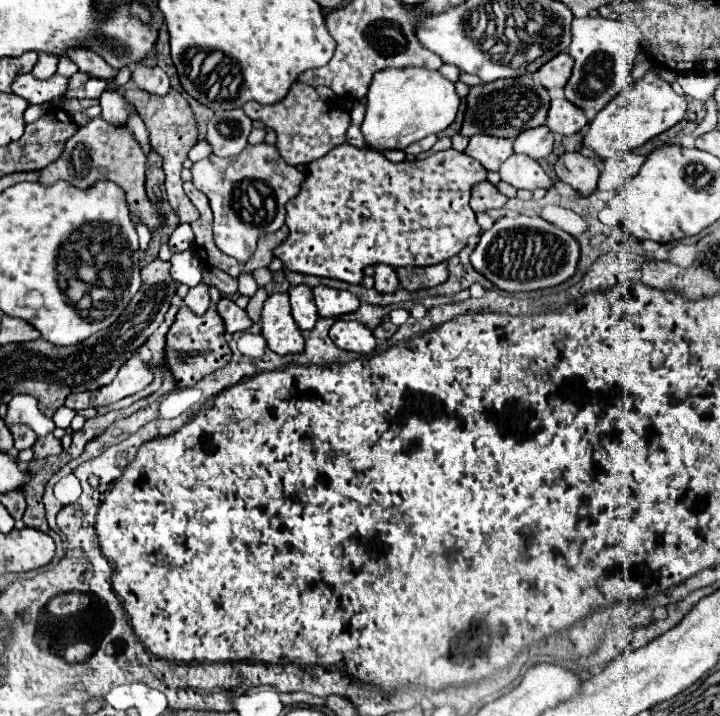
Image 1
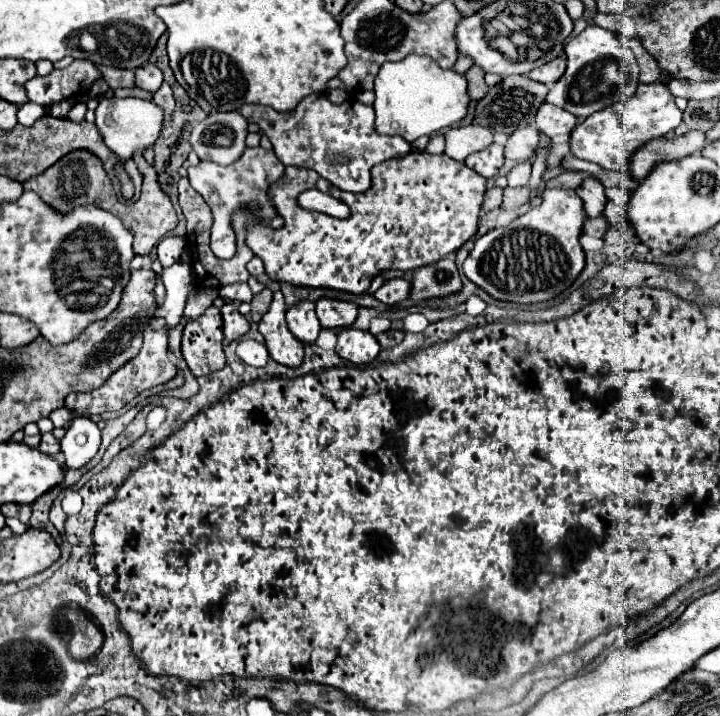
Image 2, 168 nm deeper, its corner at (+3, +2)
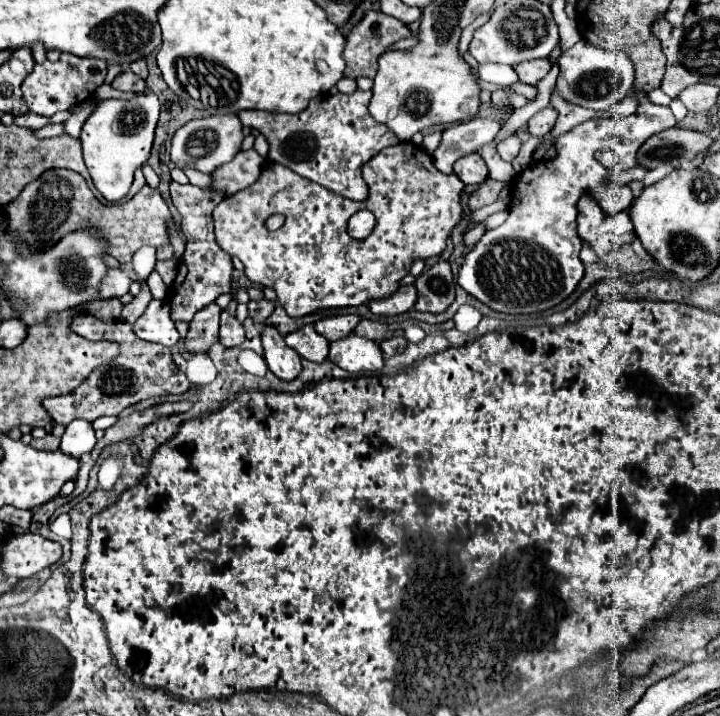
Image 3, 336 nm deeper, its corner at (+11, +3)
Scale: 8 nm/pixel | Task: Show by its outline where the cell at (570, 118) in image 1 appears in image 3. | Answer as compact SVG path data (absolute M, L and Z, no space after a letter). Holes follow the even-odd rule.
M545 107L529 119L529 133L543 137L555 127L555 121L557 121L557 111L553 107Z

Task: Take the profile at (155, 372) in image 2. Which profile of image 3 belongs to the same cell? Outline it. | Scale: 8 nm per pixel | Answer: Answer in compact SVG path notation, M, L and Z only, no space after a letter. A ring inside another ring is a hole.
M77 313L71 321L71 329L90 341L109 340L119 343L121 351L109 363L91 371L91 375L69 395L43 399L43 407L55 423L67 425L73 419L95 421L103 415L119 415L129 405L135 405L143 399L161 397L161 395L181 395L193 387L185 373L181 373L171 357L171 349L161 343L149 343L139 339L129 323L123 321L103 321L95 319L89 313Z

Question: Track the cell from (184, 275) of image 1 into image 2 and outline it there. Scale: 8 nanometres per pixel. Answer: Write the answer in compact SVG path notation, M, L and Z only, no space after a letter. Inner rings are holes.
M175 262L173 266L163 268L161 282L167 288L167 296L165 296L165 302L159 306L159 310L155 312L155 316L165 318L167 328L175 326L179 322L179 318L183 316L185 298L195 288L193 276L195 276L195 272L193 272L191 262Z

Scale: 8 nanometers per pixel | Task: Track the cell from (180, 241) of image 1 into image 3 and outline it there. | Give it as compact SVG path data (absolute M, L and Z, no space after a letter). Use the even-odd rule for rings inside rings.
M153 273L147 283L149 283L151 295L153 295L155 299L165 299L165 297L167 297L167 285L161 281L161 277L159 277L157 273Z

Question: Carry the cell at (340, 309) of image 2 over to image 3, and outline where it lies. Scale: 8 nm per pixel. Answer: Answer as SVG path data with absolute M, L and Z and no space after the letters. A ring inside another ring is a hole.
M335 315L335 317L325 317L315 323L315 331L323 335L327 341L339 341L349 337L359 323L357 315Z

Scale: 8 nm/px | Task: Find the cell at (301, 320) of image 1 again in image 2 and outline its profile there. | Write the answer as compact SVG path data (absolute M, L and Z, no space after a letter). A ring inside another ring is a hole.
M301 300L287 310L289 332L301 342L315 342L321 330L321 324L315 316L315 304L311 300Z

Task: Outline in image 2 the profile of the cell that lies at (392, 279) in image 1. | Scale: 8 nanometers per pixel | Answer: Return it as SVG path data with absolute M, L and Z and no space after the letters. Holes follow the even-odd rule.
M393 278L393 280L387 280L377 292L375 292L375 298L381 300L383 304L397 304L401 300L407 298L409 294L409 282L403 280L403 278Z

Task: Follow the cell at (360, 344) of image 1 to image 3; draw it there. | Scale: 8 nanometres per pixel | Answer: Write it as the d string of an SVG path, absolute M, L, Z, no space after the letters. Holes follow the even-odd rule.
M349 335L341 341L333 341L329 349L329 361L349 373L381 371L385 365L381 347L365 337Z

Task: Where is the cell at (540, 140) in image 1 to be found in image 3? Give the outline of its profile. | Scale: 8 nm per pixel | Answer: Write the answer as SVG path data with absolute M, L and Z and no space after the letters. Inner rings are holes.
M511 135L507 139L503 139L499 145L497 145L497 153L501 155L503 161L513 161L517 157L521 149L521 139L517 135Z

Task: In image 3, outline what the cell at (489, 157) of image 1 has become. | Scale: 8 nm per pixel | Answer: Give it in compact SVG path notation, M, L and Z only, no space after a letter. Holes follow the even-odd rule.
M471 153L471 155L465 155L465 157L457 159L455 165L453 165L453 171L457 173L457 177L465 185L479 185L489 175L489 171L485 167L485 161L477 153Z

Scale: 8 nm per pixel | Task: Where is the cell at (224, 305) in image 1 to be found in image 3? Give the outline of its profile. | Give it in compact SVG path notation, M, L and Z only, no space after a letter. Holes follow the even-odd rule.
M227 311L221 313L221 331L219 331L219 343L223 347L239 347L245 341L245 329L243 325L229 315Z

